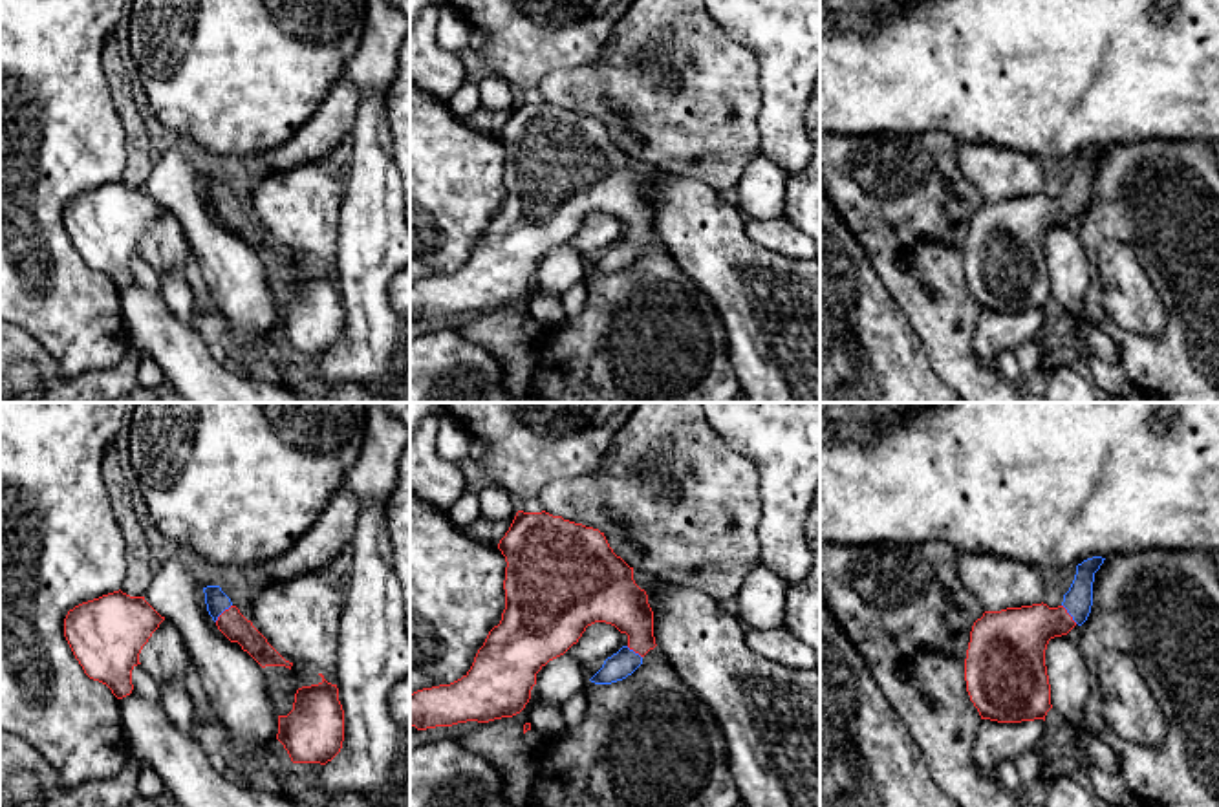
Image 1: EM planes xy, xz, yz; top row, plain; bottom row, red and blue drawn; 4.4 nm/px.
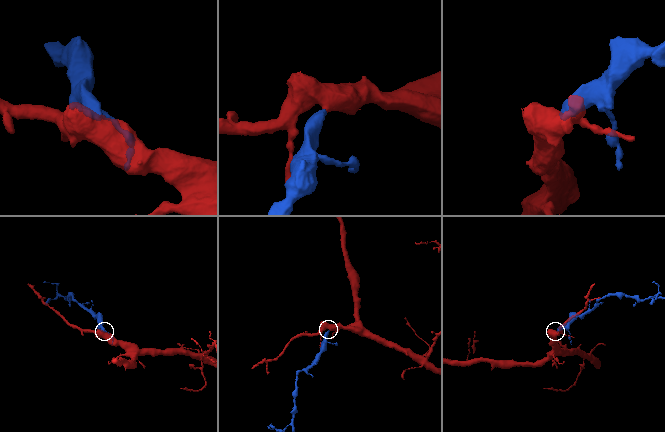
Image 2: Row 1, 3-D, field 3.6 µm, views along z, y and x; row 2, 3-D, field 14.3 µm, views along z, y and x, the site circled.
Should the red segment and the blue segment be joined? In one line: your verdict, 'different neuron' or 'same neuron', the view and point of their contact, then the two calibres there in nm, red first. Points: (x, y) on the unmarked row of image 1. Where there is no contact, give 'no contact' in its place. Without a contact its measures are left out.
same neuron | xy (222, 204) | 120/100 nm

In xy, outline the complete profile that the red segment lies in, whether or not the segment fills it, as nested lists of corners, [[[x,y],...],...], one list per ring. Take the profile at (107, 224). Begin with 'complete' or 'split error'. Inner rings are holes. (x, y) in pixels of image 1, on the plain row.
complete; [[[119,179],[70,199],[64,209],[64,227],[84,264],[106,274],[117,289],[123,289],[134,280],[132,260],[141,254],[143,236],[163,210],[165,207],[145,187],[130,187]]]

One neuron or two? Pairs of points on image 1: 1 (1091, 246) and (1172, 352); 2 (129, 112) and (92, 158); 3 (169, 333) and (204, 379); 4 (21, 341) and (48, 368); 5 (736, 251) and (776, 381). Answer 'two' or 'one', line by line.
1: one
2: two
3: one
4: one
5: one

